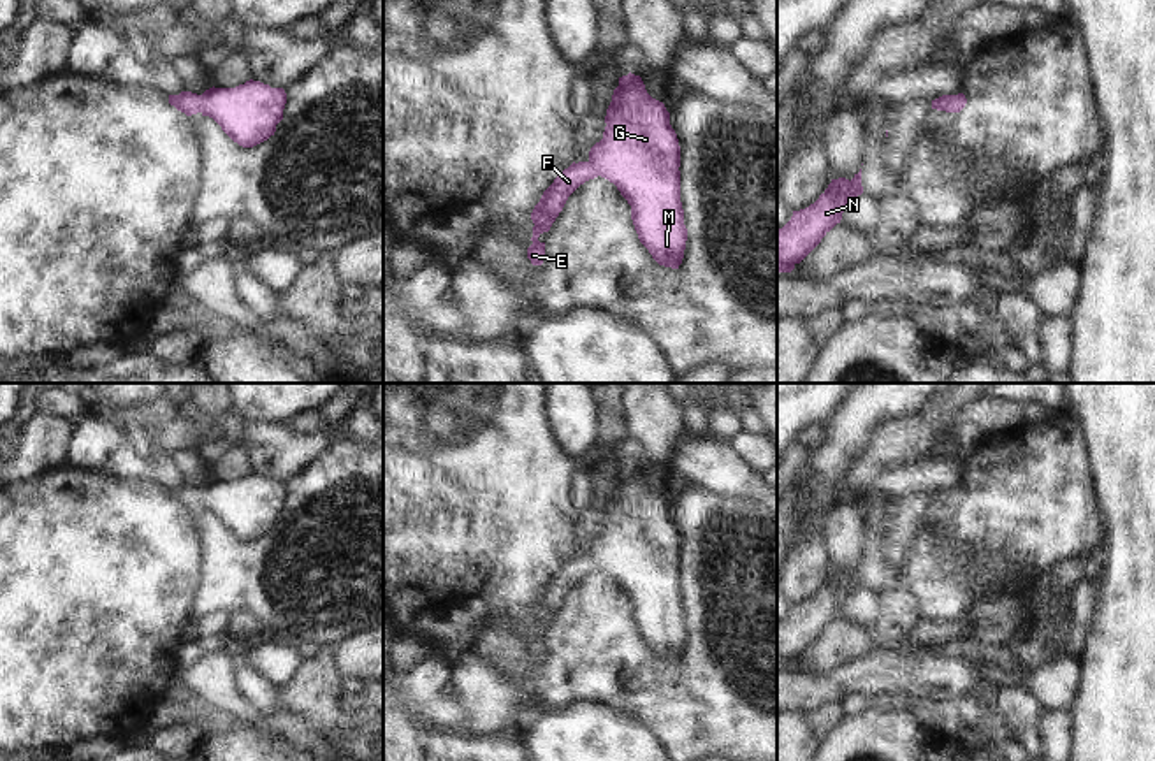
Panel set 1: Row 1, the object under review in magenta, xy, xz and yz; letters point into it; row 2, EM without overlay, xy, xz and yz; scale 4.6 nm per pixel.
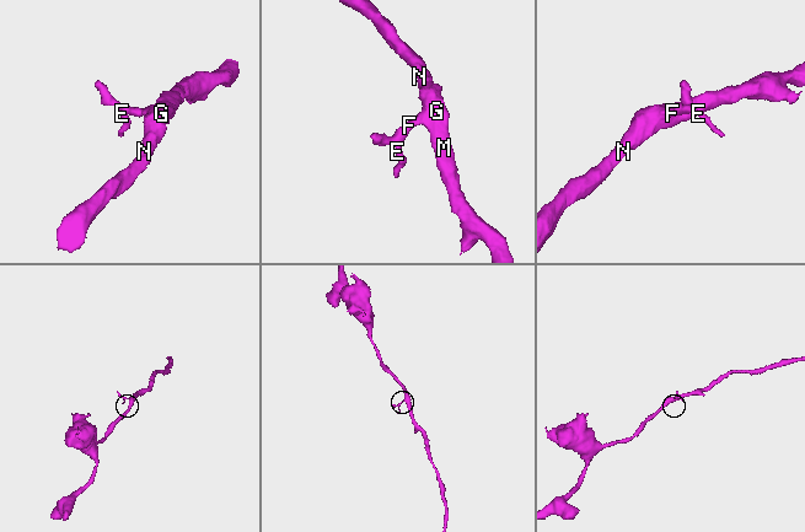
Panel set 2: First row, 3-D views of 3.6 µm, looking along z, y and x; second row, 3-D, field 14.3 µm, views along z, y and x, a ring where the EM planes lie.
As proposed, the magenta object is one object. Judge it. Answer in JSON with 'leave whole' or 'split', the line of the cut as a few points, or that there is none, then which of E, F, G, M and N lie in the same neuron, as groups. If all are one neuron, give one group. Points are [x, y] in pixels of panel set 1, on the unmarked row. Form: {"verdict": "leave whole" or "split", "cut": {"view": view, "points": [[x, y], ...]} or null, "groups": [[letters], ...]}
{"verdict": "leave whole", "cut": null, "groups": [["E", "F", "G", "M", "N"]]}

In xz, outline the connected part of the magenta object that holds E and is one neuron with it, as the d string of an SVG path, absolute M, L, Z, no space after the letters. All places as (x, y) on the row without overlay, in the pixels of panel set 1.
M629 466L619 471L619 480L614 483L605 517L603 533L591 541L589 554L573 555L568 562L559 566L534 599L531 606L534 617L533 638L527 641L527 652L533 659L543 657L545 636L540 636L538 631L550 624L568 591L580 578L601 569L614 576L631 599L635 624L652 652L659 659L679 663L684 652L687 622L684 619L684 603L680 596L680 540L670 518L670 506L663 496L647 487L642 471Z

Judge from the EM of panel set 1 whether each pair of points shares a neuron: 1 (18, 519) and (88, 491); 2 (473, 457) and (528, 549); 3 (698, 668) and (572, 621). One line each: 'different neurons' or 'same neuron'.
1: same neuron
2: same neuron
3: same neuron

